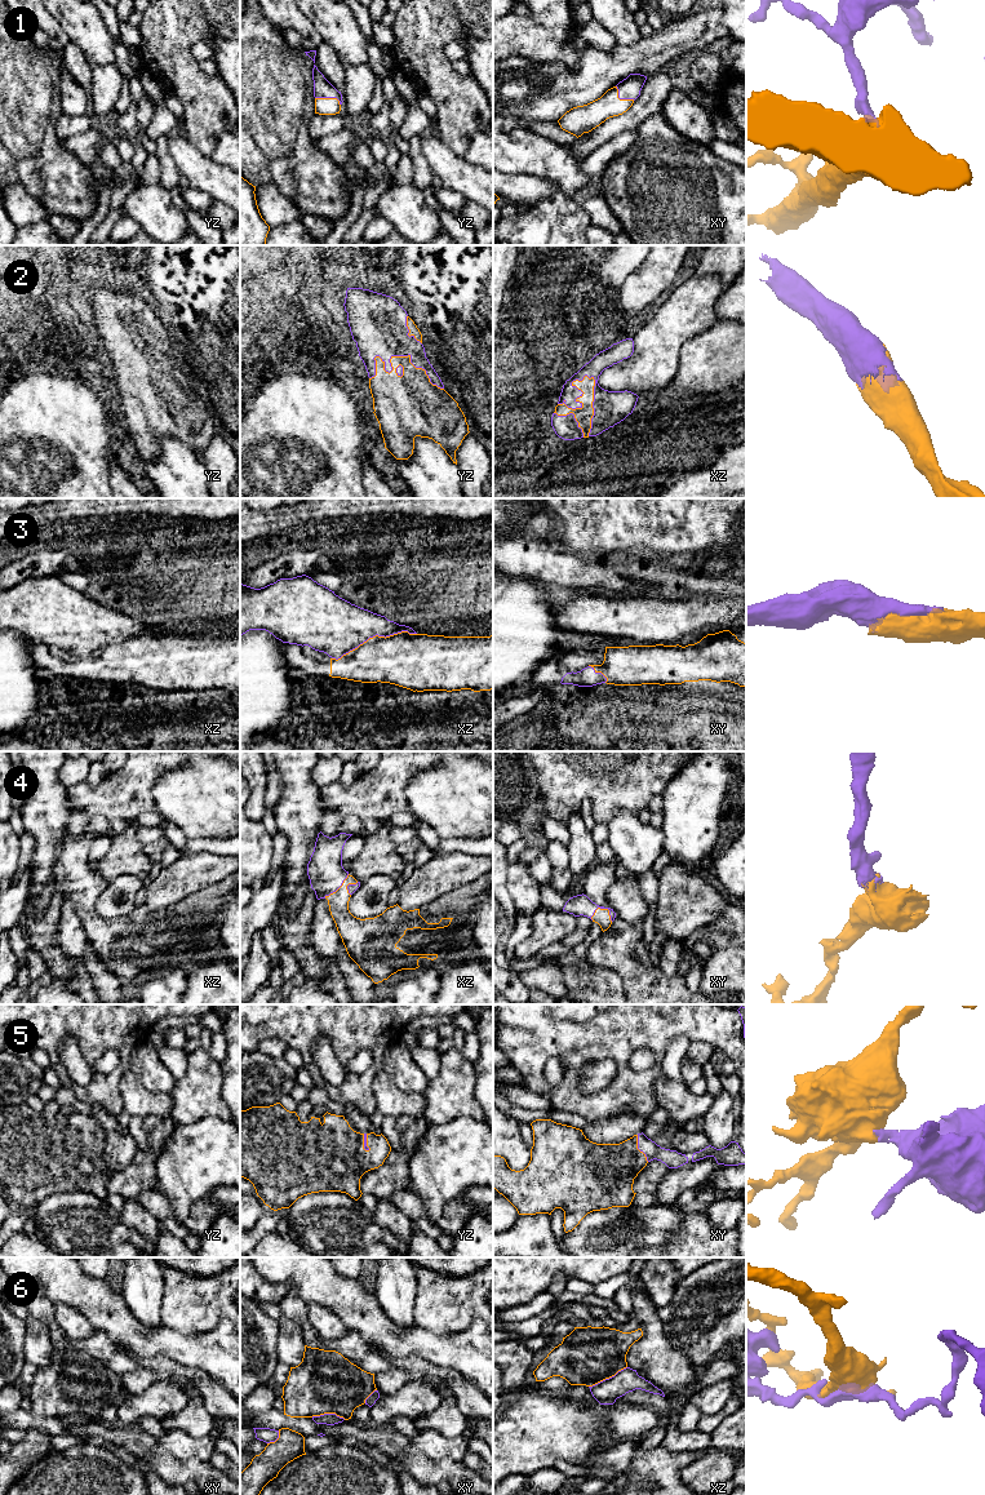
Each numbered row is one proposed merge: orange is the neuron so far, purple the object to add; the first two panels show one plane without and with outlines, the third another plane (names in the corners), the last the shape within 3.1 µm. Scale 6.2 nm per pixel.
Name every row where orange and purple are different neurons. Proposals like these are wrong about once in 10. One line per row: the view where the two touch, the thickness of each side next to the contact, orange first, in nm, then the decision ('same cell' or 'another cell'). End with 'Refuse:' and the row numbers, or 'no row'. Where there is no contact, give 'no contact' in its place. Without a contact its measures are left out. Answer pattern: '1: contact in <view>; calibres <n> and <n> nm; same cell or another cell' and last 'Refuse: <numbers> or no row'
1: contact in yz; calibres 110 and 110 nm; same cell
2: contact in xz; calibres 100 and 200 nm; same cell
3: contact in xz; calibres 340 and 360 nm; same cell
4: contact in xy; calibres 100 and 130 nm; same cell
5: contact in xy; calibres 360 and 110 nm; same cell
6: contact in xz; calibres 360 and 150 nm; another cell
Refuse: 6

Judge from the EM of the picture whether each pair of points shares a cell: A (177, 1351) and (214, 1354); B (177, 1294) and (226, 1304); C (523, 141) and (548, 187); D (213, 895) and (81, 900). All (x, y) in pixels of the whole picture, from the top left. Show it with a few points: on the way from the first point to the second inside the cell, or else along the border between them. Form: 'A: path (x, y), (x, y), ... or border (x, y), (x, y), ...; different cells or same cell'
A: path (186, 1351), (205, 1352); same cell
B: path (189, 1300), (214, 1300); same cell
C: border (513, 172), (541, 176), (551, 181), (560, 190); different cells
D: path (180, 917), (141, 922), (137, 926), (110, 926); same cell

